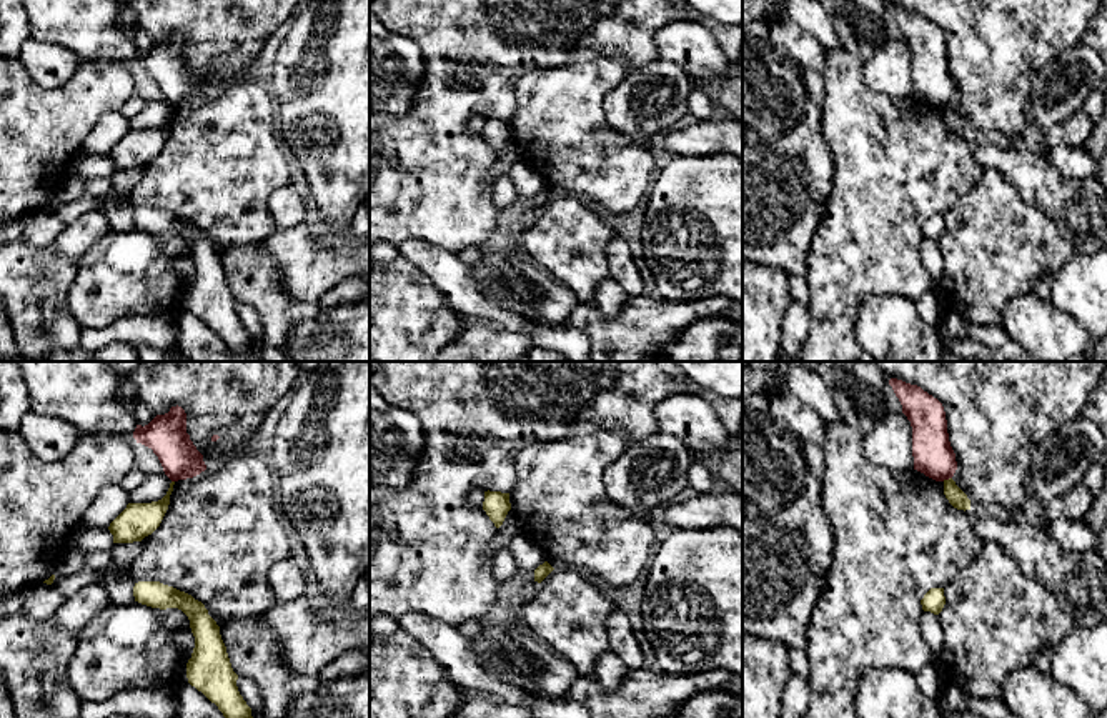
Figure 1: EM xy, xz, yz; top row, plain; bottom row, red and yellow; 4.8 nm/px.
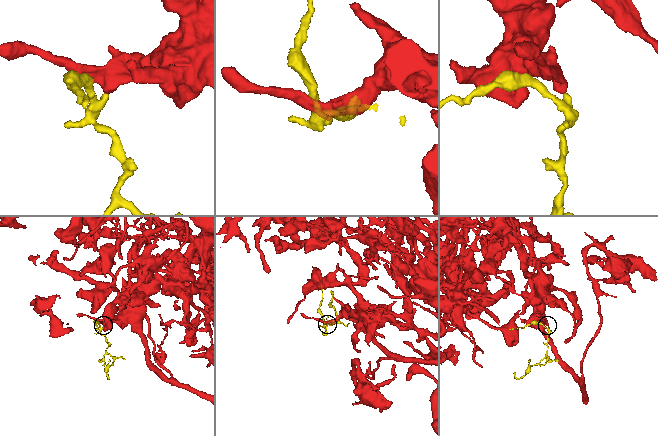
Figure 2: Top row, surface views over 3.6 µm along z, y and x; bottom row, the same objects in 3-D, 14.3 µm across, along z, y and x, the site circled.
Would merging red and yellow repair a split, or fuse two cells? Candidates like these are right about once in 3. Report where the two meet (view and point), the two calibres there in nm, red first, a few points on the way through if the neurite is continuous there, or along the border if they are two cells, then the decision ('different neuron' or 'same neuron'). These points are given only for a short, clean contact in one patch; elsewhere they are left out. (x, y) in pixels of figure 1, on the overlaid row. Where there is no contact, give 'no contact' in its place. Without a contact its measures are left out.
contact yz (946, 478); calibres 190 and 90 nm; border yz (951, 477), (943, 480); different neuron

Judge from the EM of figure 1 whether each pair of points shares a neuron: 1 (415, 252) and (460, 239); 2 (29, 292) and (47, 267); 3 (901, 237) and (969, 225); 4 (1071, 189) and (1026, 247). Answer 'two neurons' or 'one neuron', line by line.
1: two neurons
2: one neuron
3: two neurons
4: two neurons

